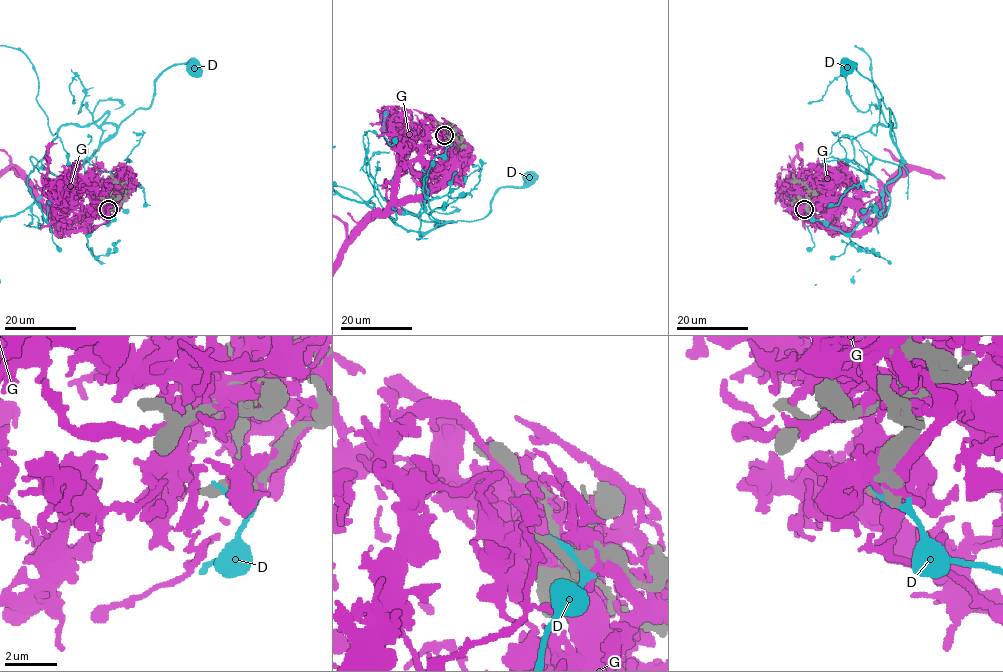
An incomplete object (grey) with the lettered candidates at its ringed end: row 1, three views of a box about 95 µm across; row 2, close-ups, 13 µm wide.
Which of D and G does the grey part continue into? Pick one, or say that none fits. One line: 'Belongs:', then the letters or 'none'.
Belongs: none

